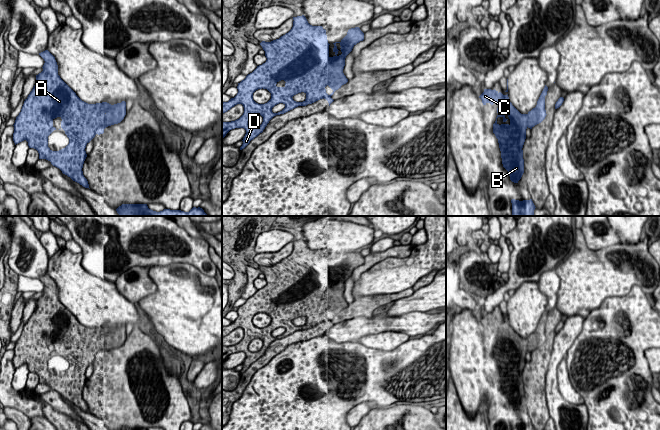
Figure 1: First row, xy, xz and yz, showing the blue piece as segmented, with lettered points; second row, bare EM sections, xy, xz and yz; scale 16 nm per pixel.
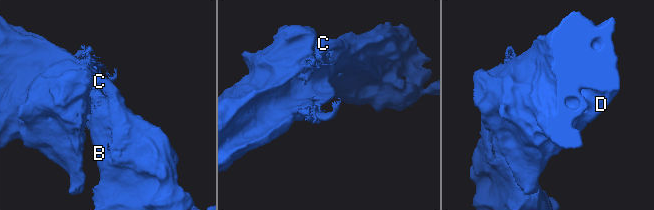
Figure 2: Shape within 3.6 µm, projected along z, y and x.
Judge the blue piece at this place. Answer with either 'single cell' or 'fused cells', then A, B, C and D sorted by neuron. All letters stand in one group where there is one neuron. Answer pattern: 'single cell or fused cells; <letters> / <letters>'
single cell; A B C D

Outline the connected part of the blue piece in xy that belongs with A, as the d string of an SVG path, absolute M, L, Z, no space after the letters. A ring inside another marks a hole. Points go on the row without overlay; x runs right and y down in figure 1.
M45 274L39 279L44 283L43 295L36 299L36 307L25 323L21 336L14 347L13 365L16 368L26 364L29 372L34 372L39 377L39 383L46 383L59 392L63 398L70 401L85 412L89 412L87 403L83 399L83 388L87 381L86 369L96 358L104 357L108 350L120 347L126 339L126 326L122 325L111 329L107 326L88 328L82 325L76 317L58 299L58 289L55 281ZM62 343L61 353L69 362L69 368L59 374L52 375L48 371L48 360L56 354L53 344Z

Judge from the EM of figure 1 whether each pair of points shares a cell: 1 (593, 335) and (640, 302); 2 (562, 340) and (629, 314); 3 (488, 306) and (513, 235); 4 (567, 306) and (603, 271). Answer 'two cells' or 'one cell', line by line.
1: one cell
2: two cells
3: one cell
4: one cell

